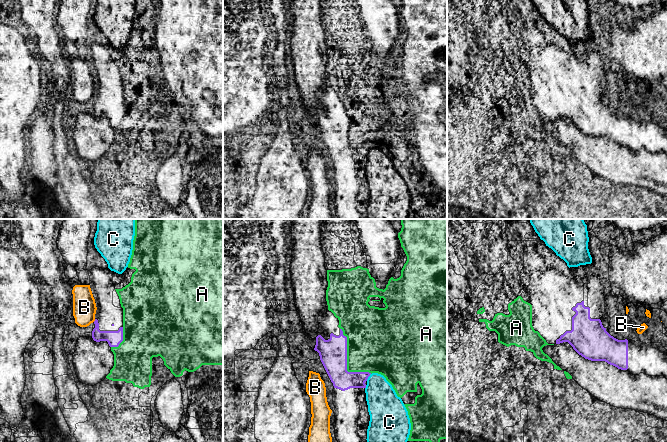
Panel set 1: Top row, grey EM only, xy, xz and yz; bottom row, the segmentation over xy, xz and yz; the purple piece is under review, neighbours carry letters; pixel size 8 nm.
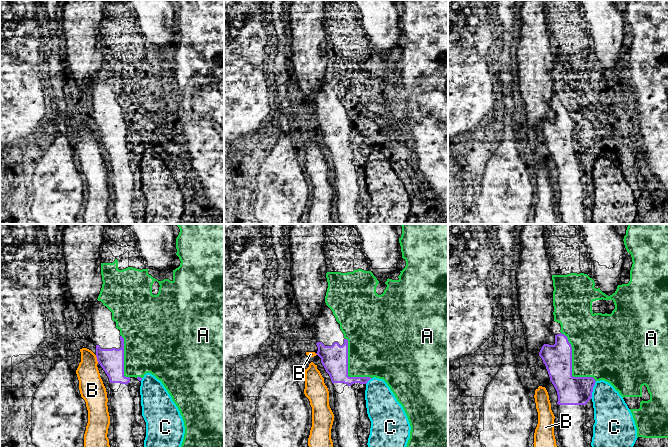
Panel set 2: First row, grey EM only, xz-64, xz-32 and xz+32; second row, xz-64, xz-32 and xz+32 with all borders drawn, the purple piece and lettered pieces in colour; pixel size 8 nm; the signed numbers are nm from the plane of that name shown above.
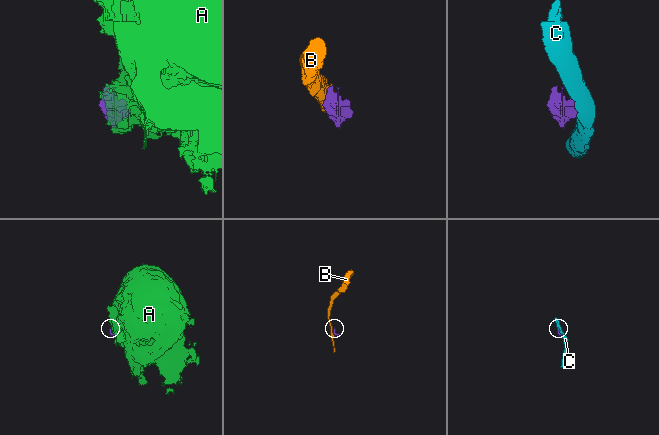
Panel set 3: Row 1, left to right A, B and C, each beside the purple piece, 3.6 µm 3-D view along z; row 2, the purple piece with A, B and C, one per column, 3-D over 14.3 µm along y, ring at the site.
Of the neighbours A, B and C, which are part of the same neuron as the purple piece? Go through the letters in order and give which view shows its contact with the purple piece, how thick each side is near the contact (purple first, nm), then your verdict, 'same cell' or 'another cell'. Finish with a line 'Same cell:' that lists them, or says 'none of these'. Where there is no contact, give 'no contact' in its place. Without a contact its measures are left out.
A: contact in xz; calibres 220 and 420 nm; another cell
B: contact in xy; calibres 120 and 190 nm; another cell
C: contact in xz; calibres 160 and 260 nm; another cell
Same cell: none of these

